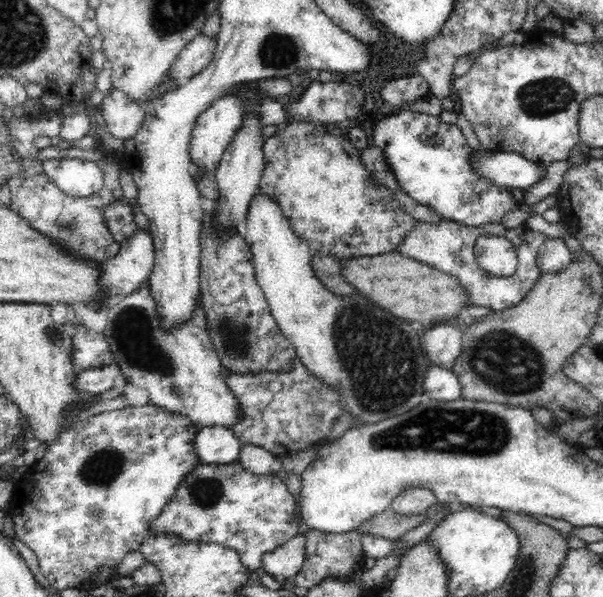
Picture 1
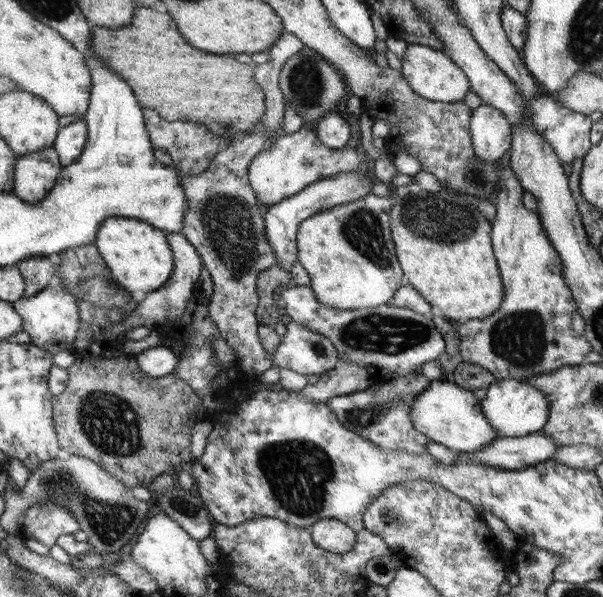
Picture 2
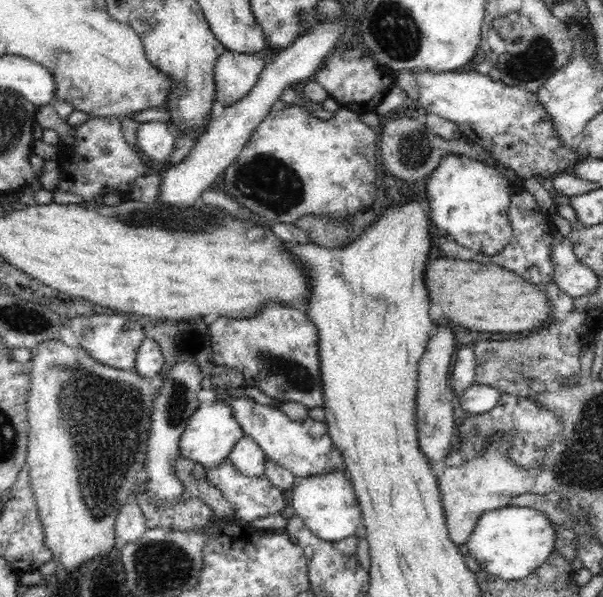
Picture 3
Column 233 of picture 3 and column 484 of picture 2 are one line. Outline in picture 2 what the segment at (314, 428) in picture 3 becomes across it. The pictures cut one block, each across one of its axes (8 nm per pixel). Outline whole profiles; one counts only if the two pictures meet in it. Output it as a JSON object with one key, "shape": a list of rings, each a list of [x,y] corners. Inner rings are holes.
{"shape":[[[496,379],[481,400],[482,411],[496,429],[498,436],[519,437],[540,431],[549,420],[549,400],[544,391],[530,382],[516,379]]]}

